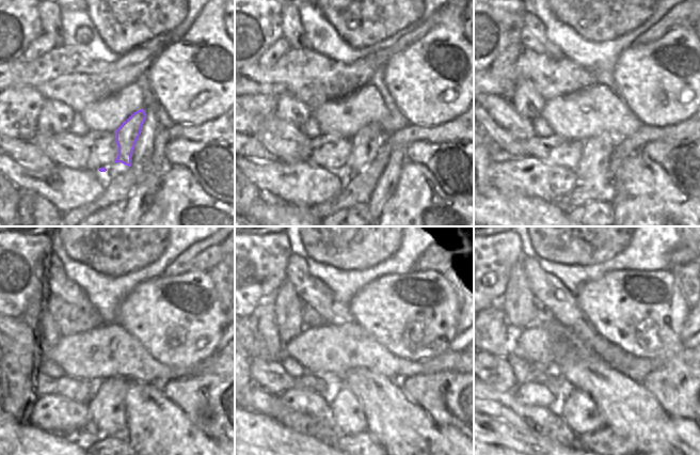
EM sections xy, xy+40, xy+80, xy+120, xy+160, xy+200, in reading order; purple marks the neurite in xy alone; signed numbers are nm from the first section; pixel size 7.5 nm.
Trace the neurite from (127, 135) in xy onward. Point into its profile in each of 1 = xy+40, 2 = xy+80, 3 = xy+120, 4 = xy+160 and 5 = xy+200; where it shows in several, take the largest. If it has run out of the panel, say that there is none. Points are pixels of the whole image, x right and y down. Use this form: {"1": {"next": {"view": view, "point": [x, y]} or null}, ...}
{"1": {"next": {"view": "xy+40", "point": [365, 144]}}, "2": {"next": {"view": "xy+80", "point": [598, 152]}}, "3": {"next": {"view": "xy+120", "point": [107, 408]}}, "4": {"next": {"view": "xy+160", "point": [346, 416]}}, "5": {"next": {"view": "xy+200", "point": [581, 413]}}}

